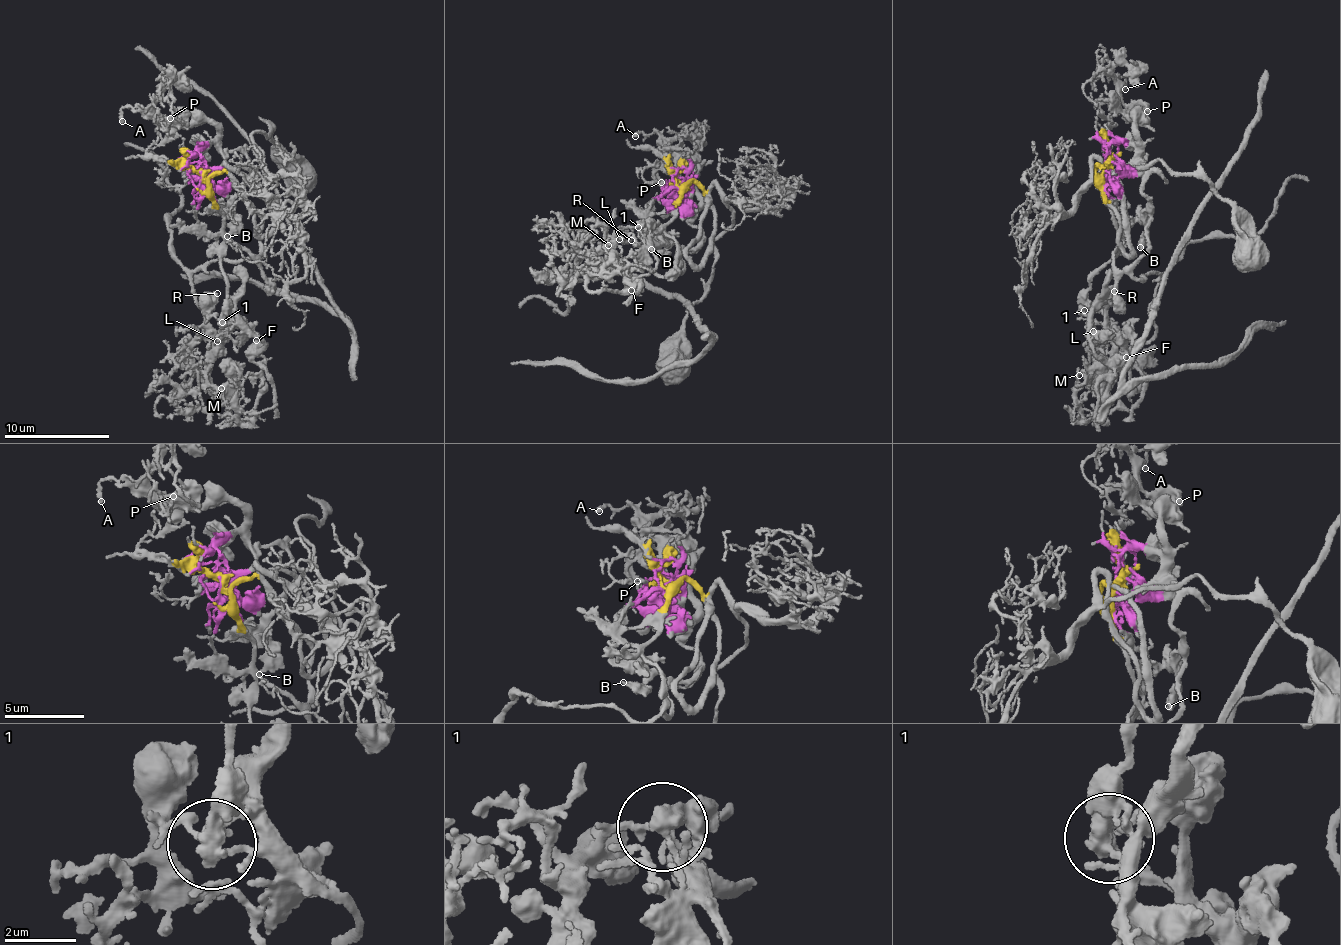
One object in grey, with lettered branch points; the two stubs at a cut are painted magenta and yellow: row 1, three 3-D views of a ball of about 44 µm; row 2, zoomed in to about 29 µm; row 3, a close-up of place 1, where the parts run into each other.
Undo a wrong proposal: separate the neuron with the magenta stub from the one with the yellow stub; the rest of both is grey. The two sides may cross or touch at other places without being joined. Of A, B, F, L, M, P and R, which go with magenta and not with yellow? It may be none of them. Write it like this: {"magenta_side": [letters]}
{"magenta_side": ["A", "B", "F", "L", "M", "P", "R"]}

